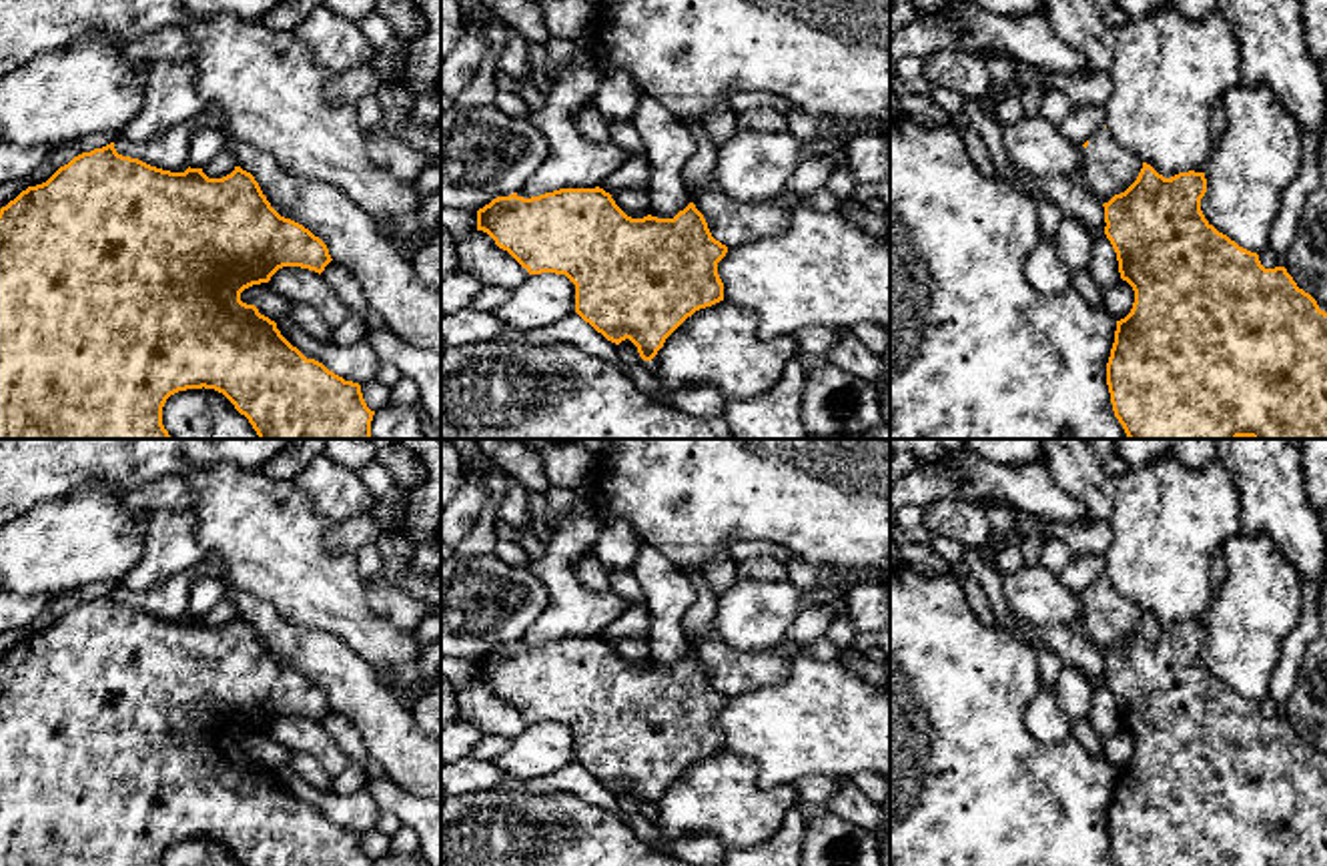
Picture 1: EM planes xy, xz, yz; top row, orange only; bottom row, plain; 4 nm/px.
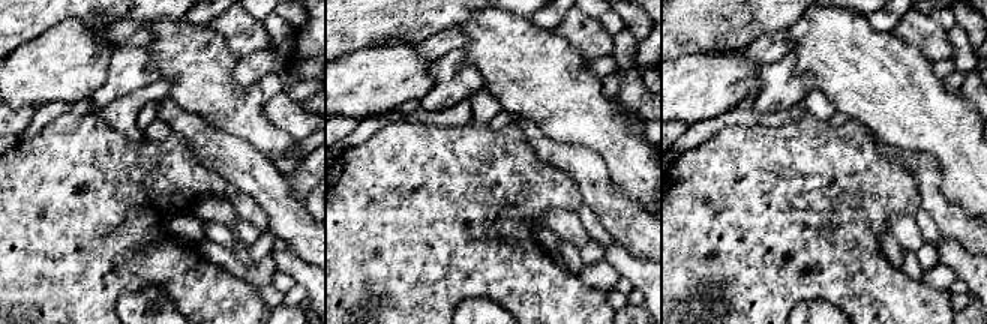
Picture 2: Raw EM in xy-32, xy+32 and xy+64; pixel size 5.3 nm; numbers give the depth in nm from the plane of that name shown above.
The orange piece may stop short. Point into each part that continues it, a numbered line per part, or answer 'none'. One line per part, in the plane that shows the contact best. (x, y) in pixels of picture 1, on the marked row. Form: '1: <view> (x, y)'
1: xy (391, 287)

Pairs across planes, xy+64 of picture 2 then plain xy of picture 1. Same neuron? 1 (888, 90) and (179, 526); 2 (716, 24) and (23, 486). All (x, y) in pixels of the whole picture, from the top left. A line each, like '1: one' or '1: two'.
1: two
2: one

